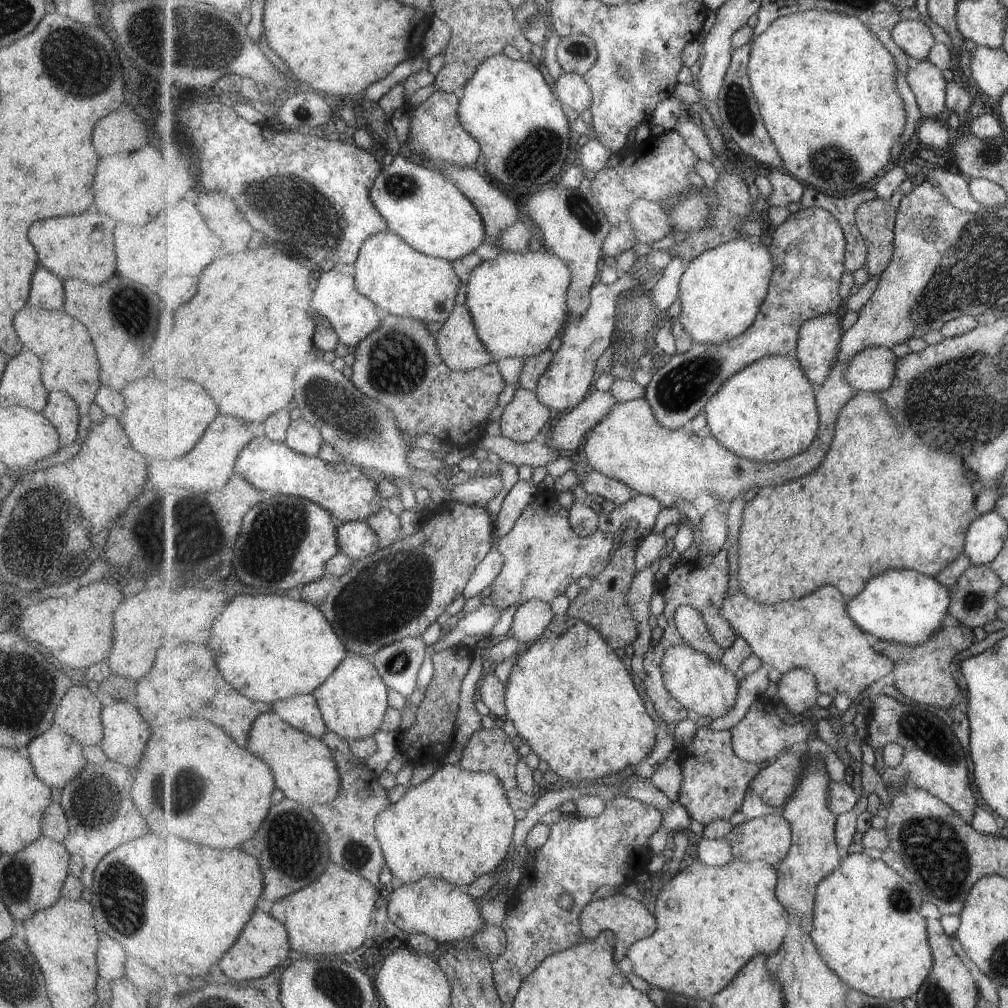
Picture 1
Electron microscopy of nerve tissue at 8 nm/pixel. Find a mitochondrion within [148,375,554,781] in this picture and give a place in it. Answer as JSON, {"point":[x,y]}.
{"point":[404,581]}

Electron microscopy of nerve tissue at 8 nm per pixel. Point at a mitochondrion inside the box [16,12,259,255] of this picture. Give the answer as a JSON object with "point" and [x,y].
{"point":[63,49]}

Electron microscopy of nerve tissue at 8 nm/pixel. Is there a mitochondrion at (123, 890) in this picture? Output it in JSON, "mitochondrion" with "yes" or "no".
{"mitochondrion":"yes"}

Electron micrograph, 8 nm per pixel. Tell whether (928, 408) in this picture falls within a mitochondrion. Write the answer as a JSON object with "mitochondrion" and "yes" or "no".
{"mitochondrion":"yes"}

